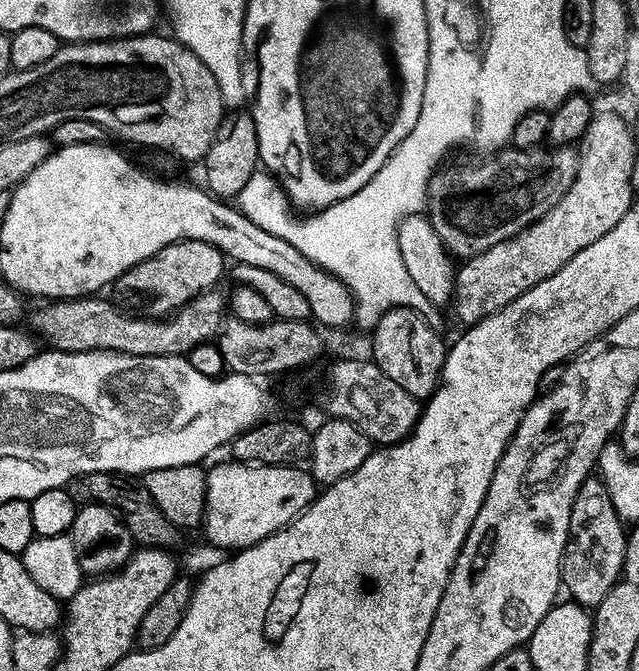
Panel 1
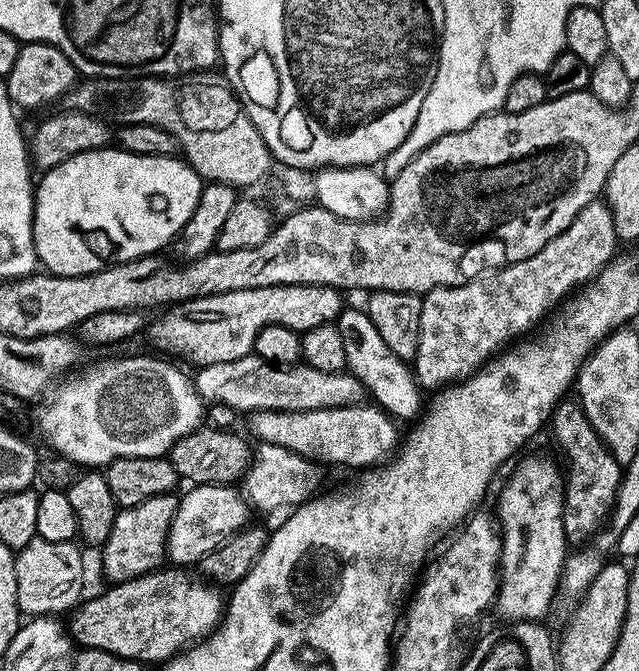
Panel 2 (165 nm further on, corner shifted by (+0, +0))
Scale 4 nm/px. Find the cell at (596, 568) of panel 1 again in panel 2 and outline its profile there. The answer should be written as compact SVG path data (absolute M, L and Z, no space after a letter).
M562 400L557 404L552 412L551 428L555 442L566 458L563 530L569 545L580 546L591 541L607 523L615 504L623 469L610 454L609 448L602 442L577 401Z

